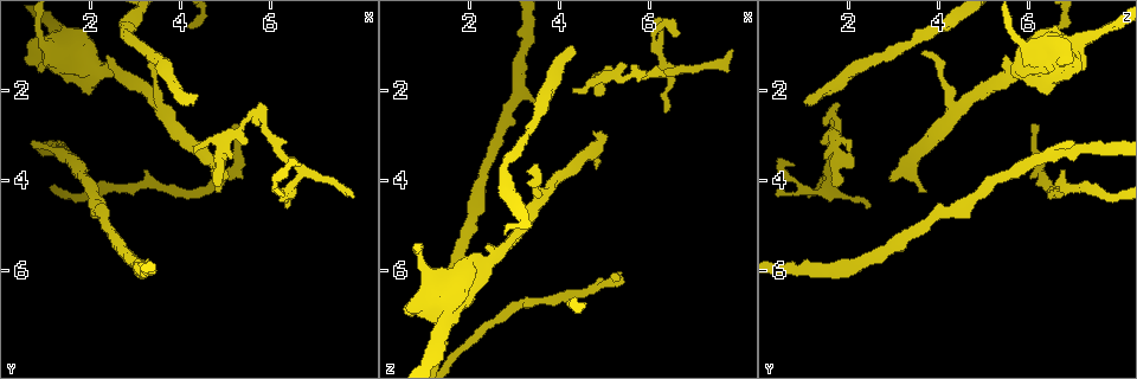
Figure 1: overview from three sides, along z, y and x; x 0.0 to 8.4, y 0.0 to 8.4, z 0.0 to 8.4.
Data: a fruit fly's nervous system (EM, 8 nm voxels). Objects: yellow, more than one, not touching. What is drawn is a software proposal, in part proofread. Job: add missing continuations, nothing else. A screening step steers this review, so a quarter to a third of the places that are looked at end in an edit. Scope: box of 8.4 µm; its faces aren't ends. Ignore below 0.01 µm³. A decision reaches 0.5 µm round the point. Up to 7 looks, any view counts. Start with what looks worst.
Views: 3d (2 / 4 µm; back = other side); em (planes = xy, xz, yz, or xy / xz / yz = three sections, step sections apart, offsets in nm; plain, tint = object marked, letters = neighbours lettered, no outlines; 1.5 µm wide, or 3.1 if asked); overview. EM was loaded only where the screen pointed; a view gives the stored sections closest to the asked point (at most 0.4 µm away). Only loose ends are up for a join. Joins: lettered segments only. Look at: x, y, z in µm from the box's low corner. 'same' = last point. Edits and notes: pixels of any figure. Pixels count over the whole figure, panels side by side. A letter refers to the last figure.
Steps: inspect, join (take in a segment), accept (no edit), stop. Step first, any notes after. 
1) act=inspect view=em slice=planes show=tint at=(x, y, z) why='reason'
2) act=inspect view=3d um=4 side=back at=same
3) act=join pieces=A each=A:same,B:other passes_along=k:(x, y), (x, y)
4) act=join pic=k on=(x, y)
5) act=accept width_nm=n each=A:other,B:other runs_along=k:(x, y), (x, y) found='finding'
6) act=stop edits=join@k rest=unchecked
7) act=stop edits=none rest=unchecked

act=inspect view=3d um=4 at=(4.35, 2.35, 1.05) why='long arm stops here'

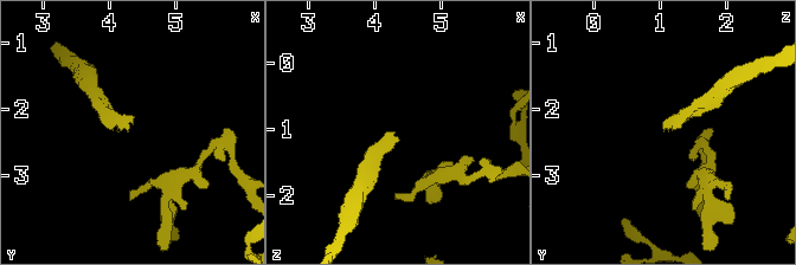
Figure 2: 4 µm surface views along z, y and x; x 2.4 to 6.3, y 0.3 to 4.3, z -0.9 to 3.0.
act=inspect view=em slice=planes show=letters at=(4.35, 2.30, 1.05)

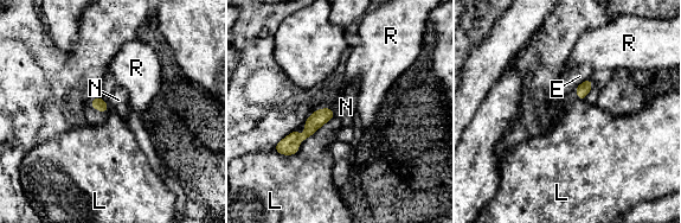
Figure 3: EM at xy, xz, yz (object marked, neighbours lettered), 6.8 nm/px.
act=join pieces=N each=E:other,L:other,N:same,R:other passes_along=3:(583, 89), (577, 94), (572, 96) found='the neuron continues'

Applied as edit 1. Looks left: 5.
act=inspect view=overview why='redraw'

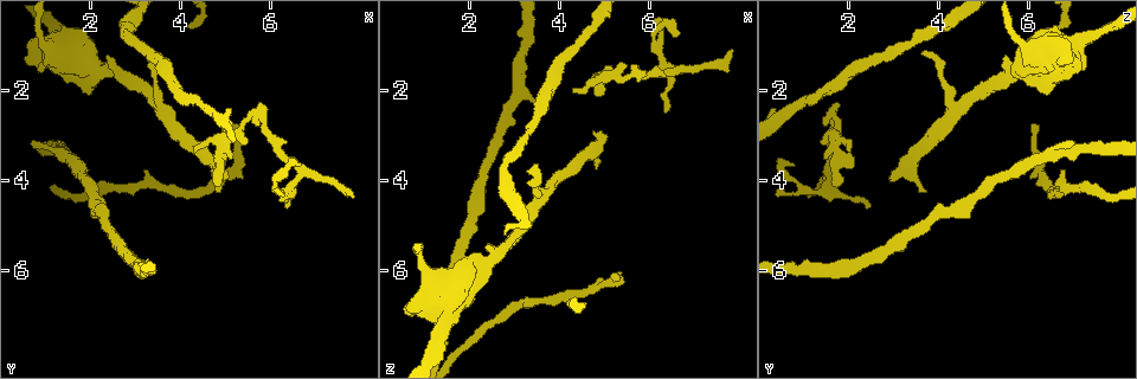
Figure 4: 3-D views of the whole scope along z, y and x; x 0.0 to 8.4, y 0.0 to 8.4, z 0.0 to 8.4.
act=inspect view=em slice=xy step=4 show=tint at=(5.10, 2.80, 6.15) why='thin end'

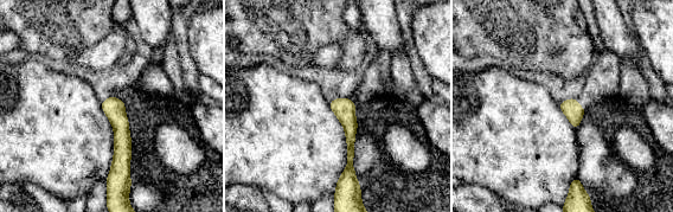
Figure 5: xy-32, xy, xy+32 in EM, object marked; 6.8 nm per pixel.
act=inspect view=em slice=planes show=tint at=same

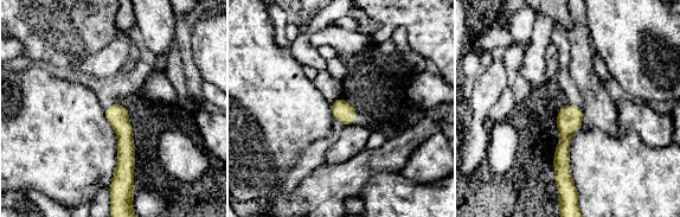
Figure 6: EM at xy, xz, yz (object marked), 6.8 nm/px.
act=inspect view=em slice=planes show=letters at=same

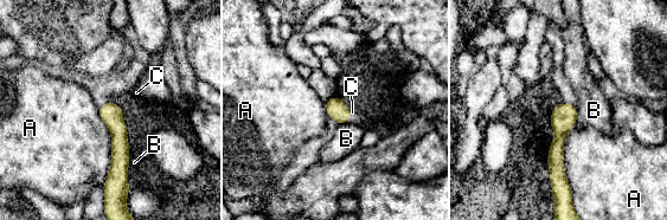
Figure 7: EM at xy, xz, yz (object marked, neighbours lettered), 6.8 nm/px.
act=join pieces=C width_nm=140 each=A:other,B:other,C:same passes_along=7:(337, 109), (348, 117), (357, 118) found='the neuron continues'

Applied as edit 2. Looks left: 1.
act=stop edits=join@3,join@7 rest=unchecked

